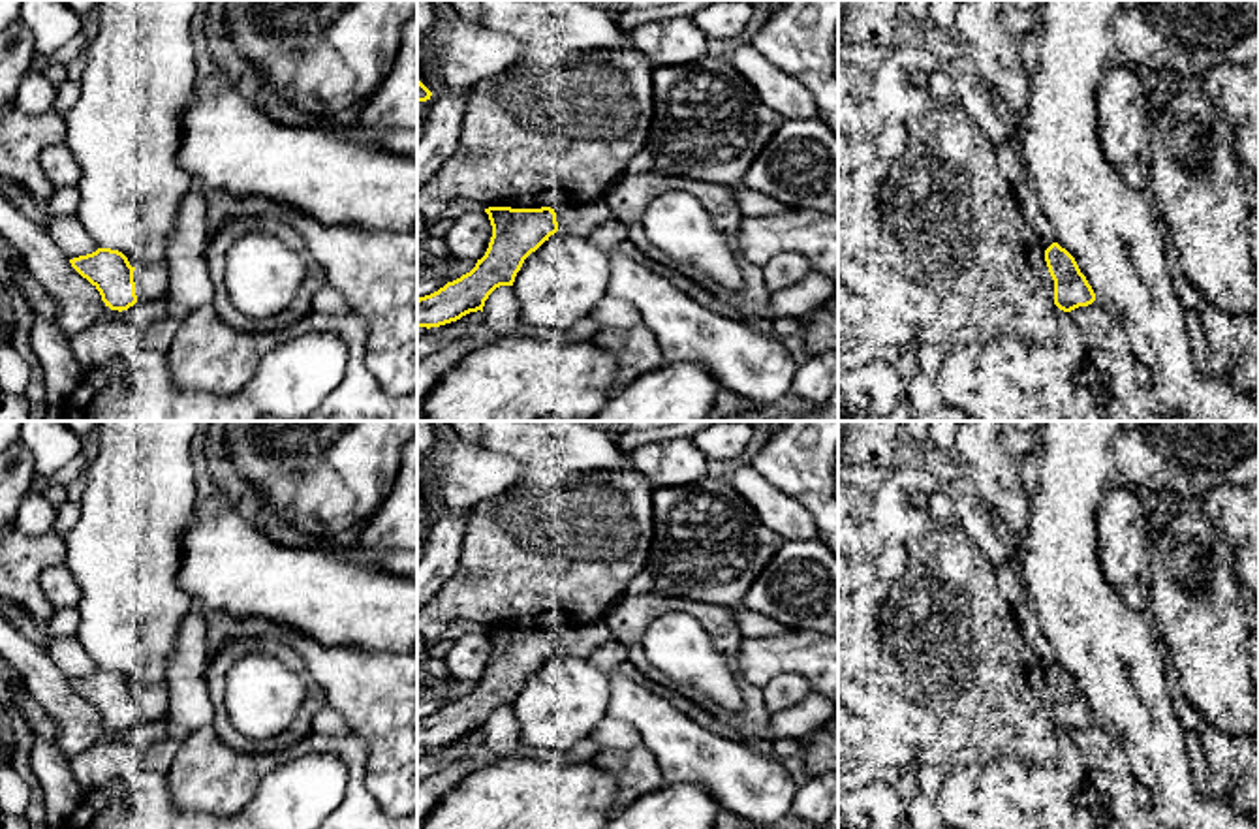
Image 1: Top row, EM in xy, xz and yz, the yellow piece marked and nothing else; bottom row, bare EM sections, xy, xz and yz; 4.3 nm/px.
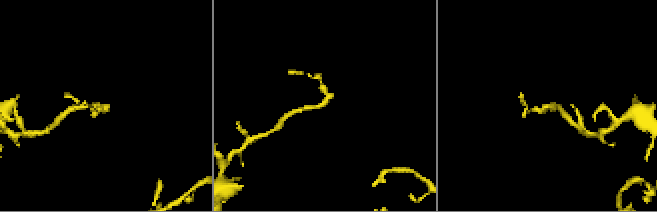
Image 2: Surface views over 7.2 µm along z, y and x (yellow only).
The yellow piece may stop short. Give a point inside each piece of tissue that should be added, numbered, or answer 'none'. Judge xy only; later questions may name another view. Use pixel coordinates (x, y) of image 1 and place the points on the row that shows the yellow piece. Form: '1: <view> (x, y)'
1: xy (151, 282)

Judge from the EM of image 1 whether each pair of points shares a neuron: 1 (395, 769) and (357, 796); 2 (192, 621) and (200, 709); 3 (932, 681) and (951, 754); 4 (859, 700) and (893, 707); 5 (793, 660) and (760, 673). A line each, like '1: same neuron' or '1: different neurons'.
1: different neurons
2: same neuron
3: different neurons
4: different neurons
5: same neuron

